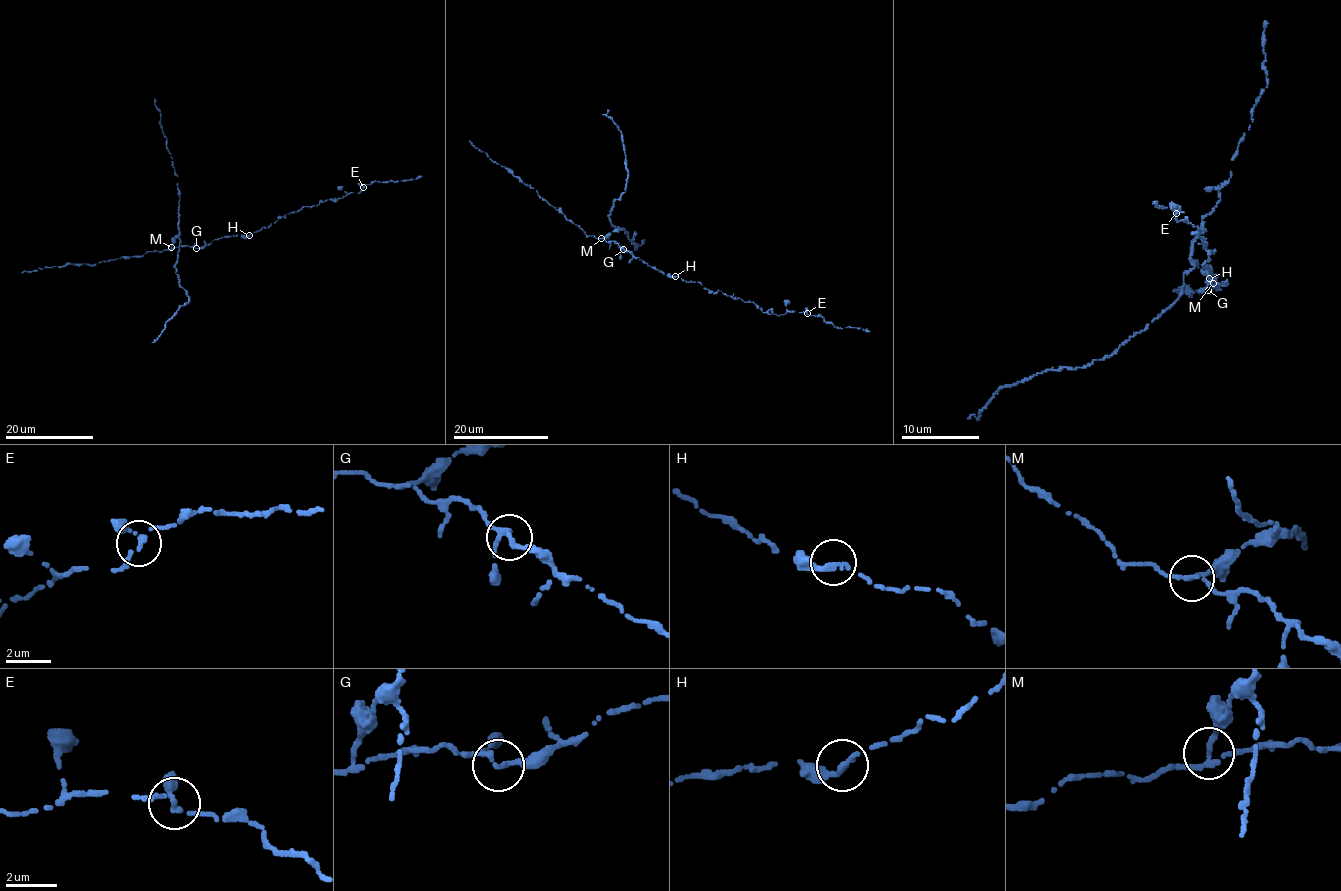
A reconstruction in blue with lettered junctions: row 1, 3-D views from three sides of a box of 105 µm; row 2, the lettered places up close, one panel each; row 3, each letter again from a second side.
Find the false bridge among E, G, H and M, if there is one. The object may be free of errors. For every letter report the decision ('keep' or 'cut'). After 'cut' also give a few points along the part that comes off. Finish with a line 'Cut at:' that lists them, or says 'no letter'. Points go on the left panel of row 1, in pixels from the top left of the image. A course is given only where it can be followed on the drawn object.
E: keep
G: keep
H: keep
M: cut | (171, 247), (178, 237), (180, 242), (174, 265), (189, 302), (169, 319), (155, 342)
Cut at: M

